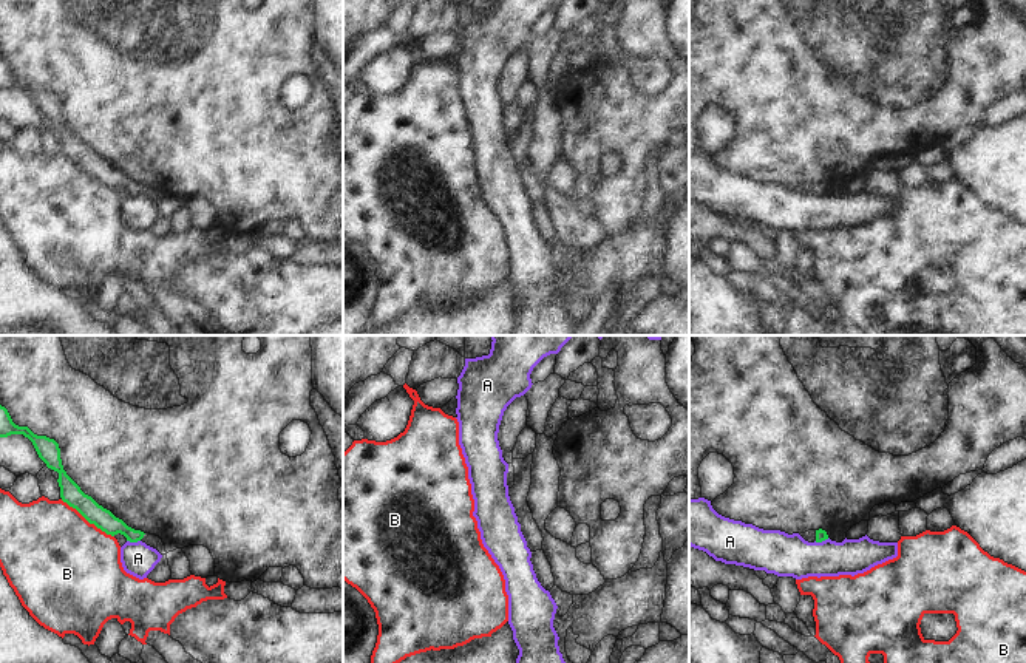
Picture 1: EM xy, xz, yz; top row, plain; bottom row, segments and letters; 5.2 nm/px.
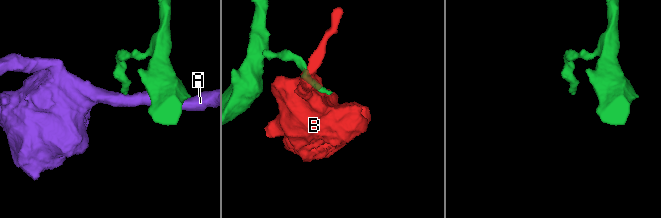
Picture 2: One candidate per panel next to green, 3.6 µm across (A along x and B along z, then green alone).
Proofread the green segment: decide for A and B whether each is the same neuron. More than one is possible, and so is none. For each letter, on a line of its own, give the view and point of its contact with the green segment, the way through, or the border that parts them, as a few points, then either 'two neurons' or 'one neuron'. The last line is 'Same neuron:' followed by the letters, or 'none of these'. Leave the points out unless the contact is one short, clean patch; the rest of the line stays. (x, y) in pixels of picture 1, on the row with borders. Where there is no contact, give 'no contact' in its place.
A: contact xy (133, 541); border xy (127, 540), (139, 541); two neurons
B: contact xy (87, 520); border xy (61, 499), (113, 537); two neurons
Same neuron: none of these

